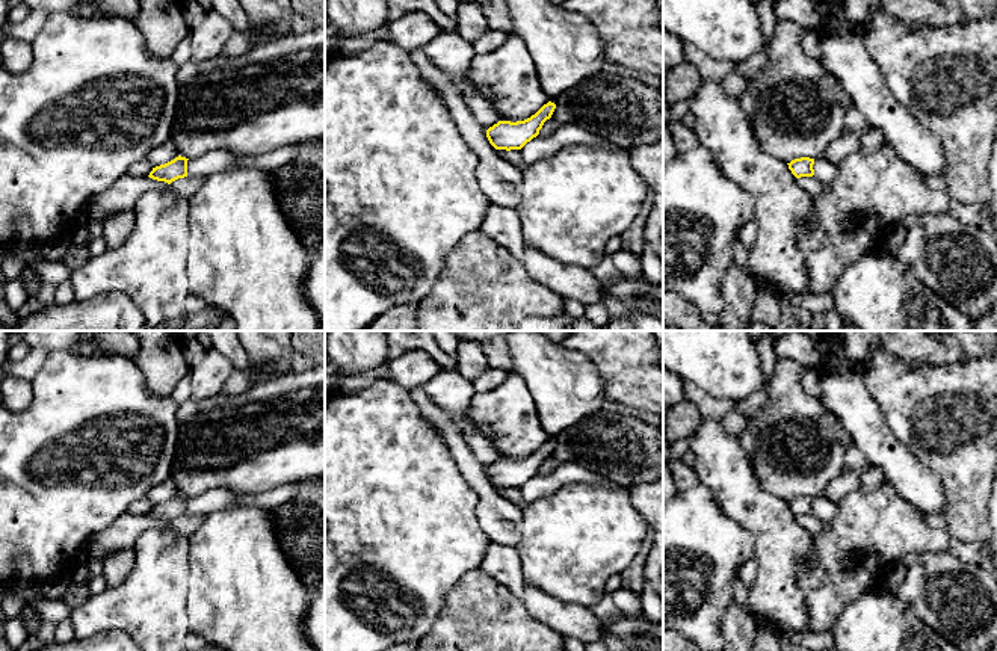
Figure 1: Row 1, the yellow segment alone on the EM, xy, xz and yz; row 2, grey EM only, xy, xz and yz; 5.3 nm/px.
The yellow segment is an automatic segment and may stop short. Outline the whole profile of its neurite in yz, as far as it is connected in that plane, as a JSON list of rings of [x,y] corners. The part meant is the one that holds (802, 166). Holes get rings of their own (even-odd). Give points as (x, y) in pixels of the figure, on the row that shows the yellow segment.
[[[801,157],[801,159],[792,160],[787,165],[789,165],[789,169],[792,171],[792,174],[796,178],[801,178],[801,177],[813,177],[814,175],[814,169],[813,169],[814,159]]]

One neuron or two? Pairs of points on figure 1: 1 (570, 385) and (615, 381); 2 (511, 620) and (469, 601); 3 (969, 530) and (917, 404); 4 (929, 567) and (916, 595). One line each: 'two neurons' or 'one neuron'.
1: two neurons
2: one neuron
3: one neuron
4: one neuron

